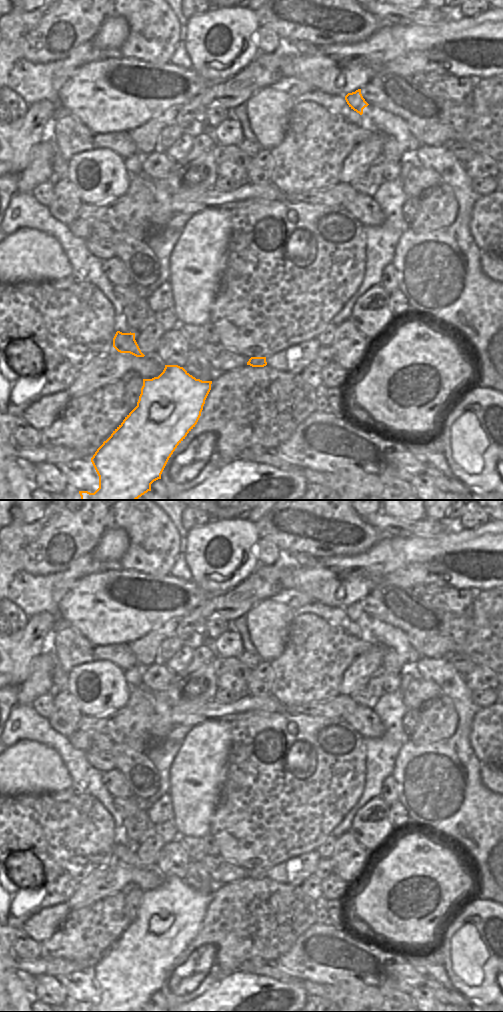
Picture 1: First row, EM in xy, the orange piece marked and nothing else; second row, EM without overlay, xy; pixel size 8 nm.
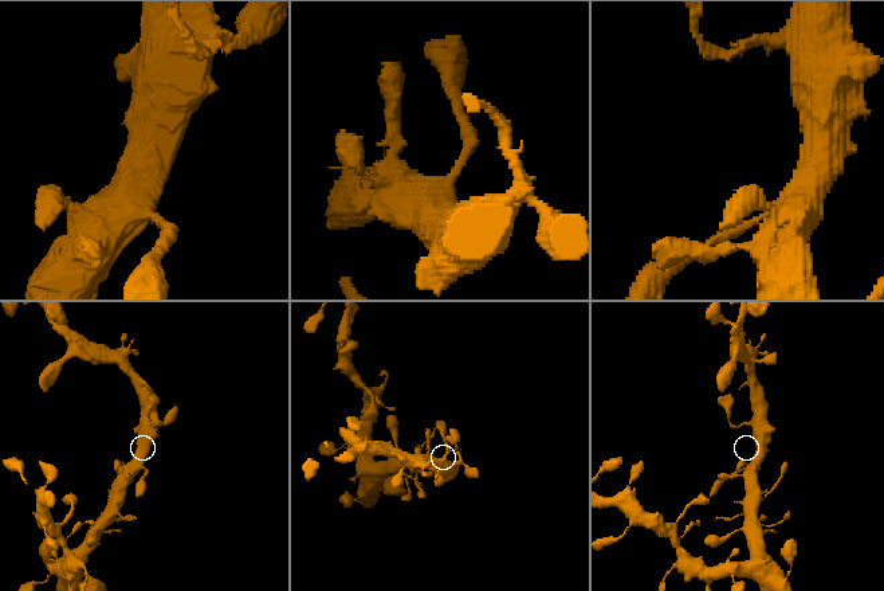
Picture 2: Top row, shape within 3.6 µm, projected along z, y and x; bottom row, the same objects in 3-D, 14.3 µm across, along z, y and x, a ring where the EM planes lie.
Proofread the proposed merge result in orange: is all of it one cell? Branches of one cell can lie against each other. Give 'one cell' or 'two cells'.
two cells

